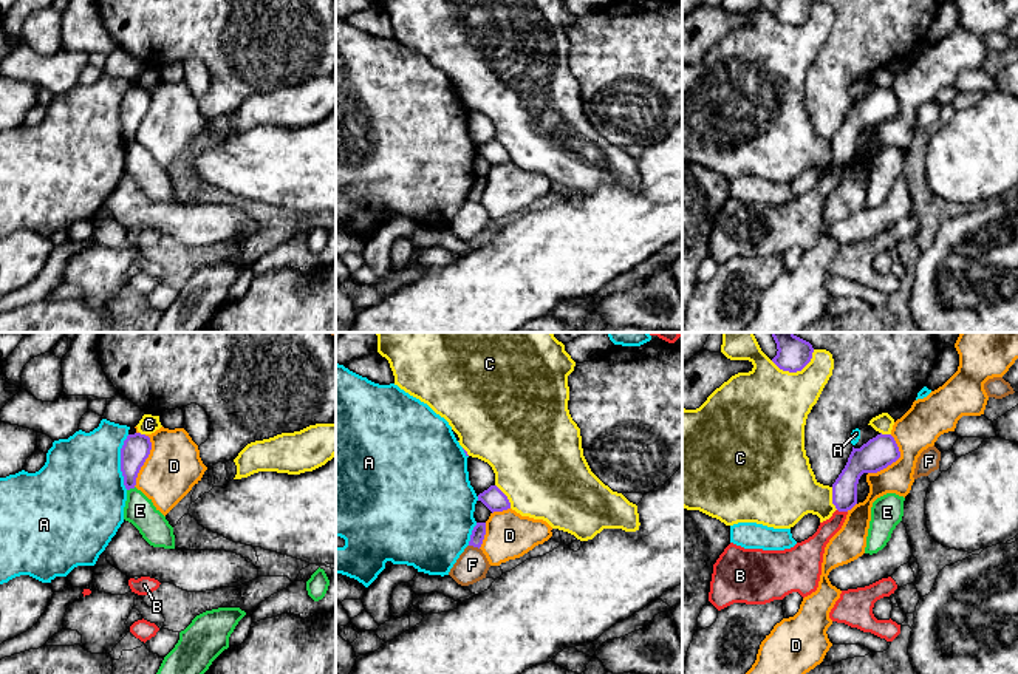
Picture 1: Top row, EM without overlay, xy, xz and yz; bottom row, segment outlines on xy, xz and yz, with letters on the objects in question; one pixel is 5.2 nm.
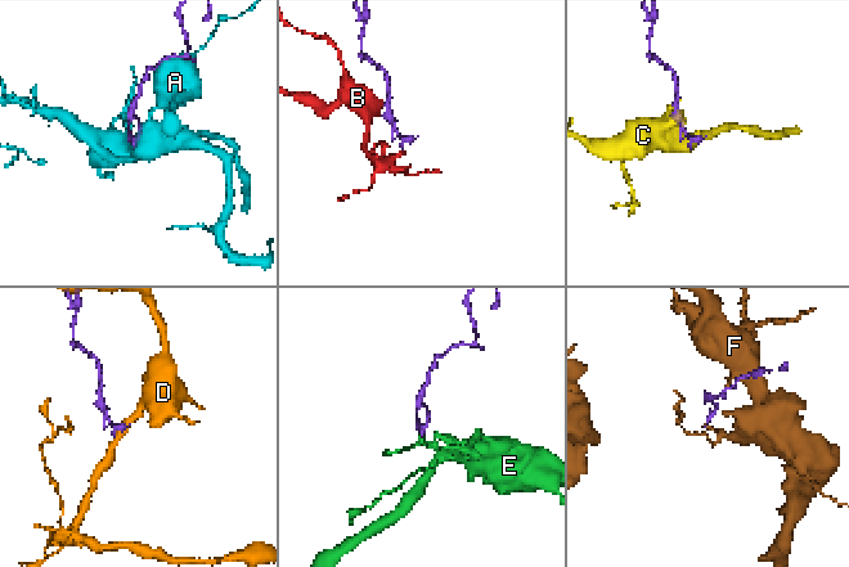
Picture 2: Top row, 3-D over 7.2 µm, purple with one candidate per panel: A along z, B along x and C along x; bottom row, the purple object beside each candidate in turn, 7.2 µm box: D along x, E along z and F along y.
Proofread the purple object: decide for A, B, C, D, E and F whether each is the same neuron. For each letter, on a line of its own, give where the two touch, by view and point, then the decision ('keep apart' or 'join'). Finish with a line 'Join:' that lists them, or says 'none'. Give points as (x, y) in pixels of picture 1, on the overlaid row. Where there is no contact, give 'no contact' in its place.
A: meets purple in xy at (121, 462); keep apart
B: meets purple in yz at (842, 510); keep apart
C: meets purple in yz at (795, 371); keep apart
D: meets purple in yz at (895, 461); keep apart
E: meets purple in xy at (130, 487); keep apart
F: meets purple in xz at (474, 546); keep apart
Join: none

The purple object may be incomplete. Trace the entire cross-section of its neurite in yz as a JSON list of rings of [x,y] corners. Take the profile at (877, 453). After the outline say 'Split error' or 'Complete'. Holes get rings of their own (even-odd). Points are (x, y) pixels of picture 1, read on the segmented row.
[[[877,434],[860,448],[854,448],[848,462],[832,484],[832,504],[839,512],[848,512],[857,504],[857,484],[863,473],[877,473],[900,458],[891,434]]]. Complete

